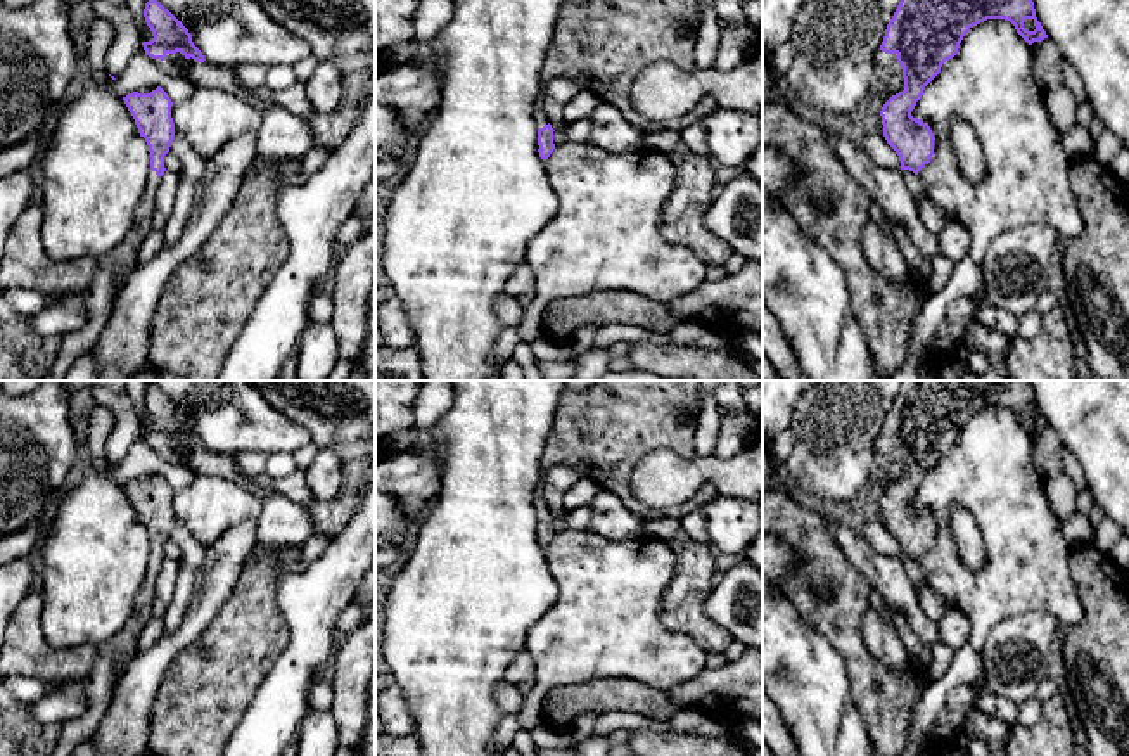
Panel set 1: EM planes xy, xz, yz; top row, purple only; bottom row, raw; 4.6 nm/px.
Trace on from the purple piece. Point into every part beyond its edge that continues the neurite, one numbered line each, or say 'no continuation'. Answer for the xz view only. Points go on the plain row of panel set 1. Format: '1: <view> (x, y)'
1: xz (542, 504)

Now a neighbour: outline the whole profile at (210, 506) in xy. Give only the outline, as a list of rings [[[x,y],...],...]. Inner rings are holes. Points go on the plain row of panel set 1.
[[[195,474],[194,481],[171,493],[175,519],[204,547],[211,547],[239,522],[259,517],[261,493],[213,474]]]

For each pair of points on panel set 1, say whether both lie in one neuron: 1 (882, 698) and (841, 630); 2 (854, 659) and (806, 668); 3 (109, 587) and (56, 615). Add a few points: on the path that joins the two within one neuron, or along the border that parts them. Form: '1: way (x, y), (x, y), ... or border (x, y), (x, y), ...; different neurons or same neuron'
1: way (870, 680), (851, 647); same neuron
2: border (816, 632), (841, 656), (849, 694), (854, 701); different neurons
3: way (95, 590), (70, 615); same neuron

